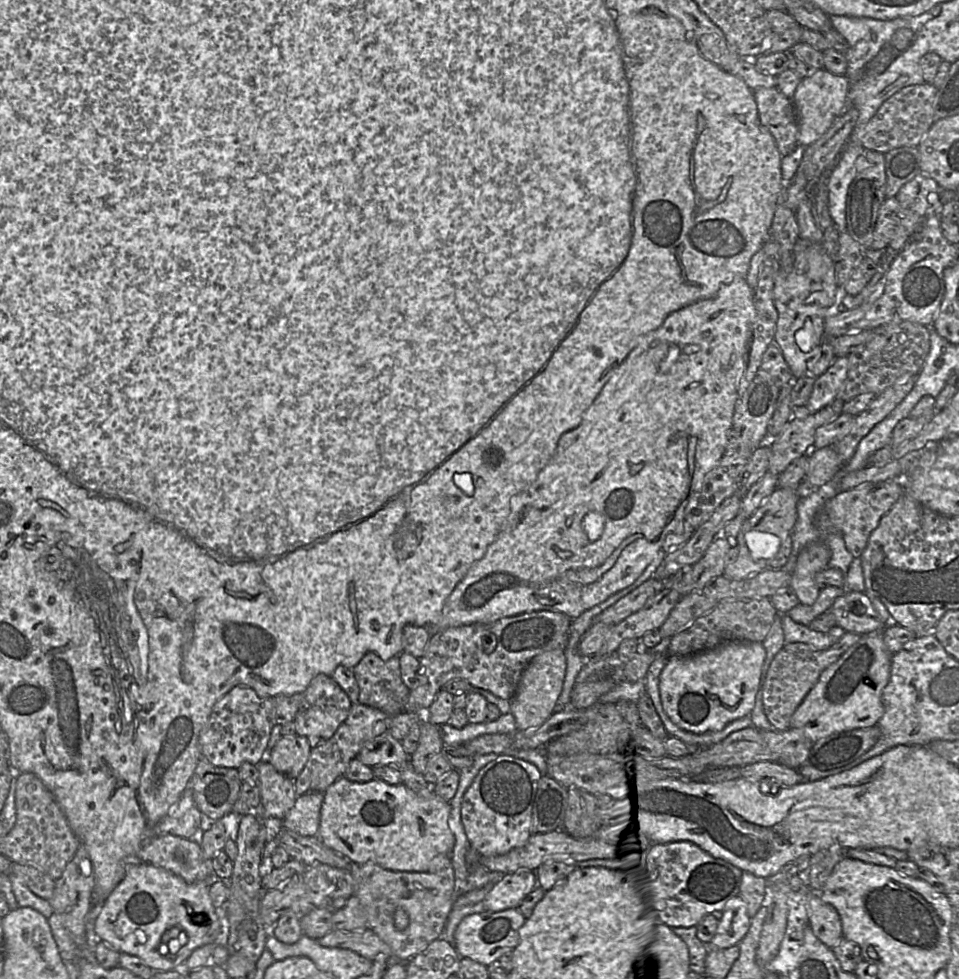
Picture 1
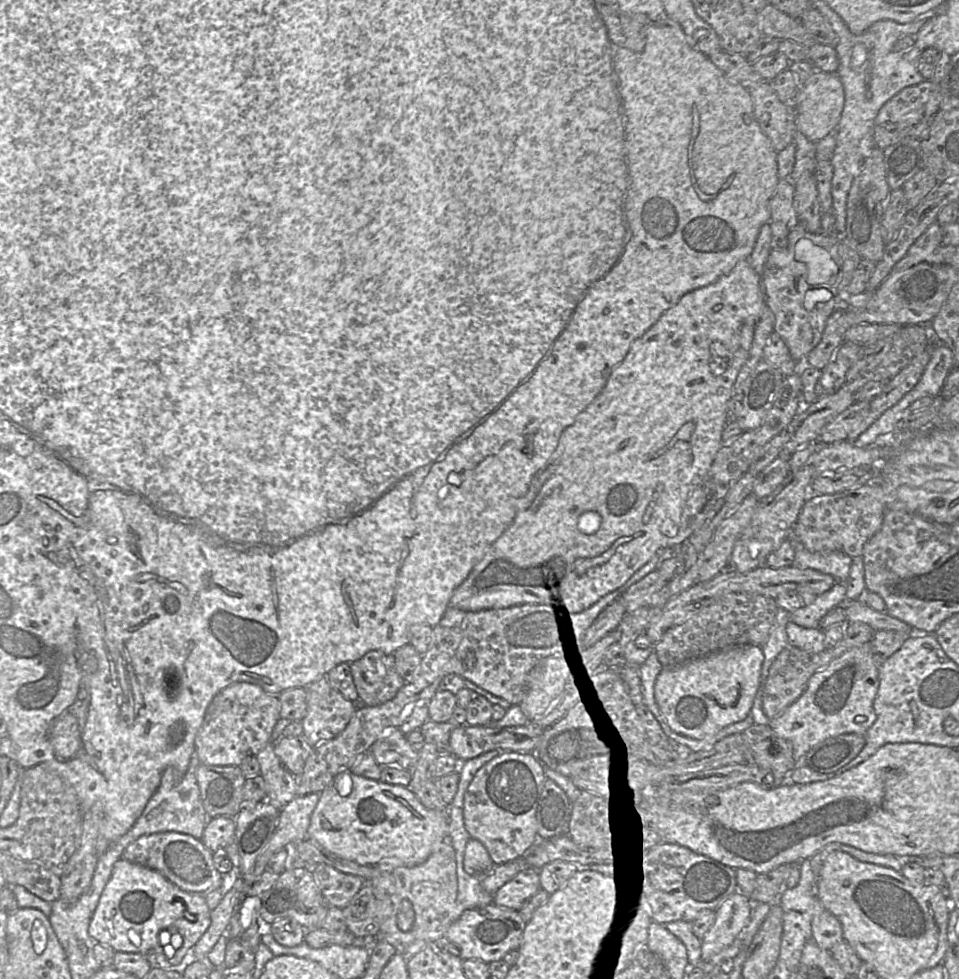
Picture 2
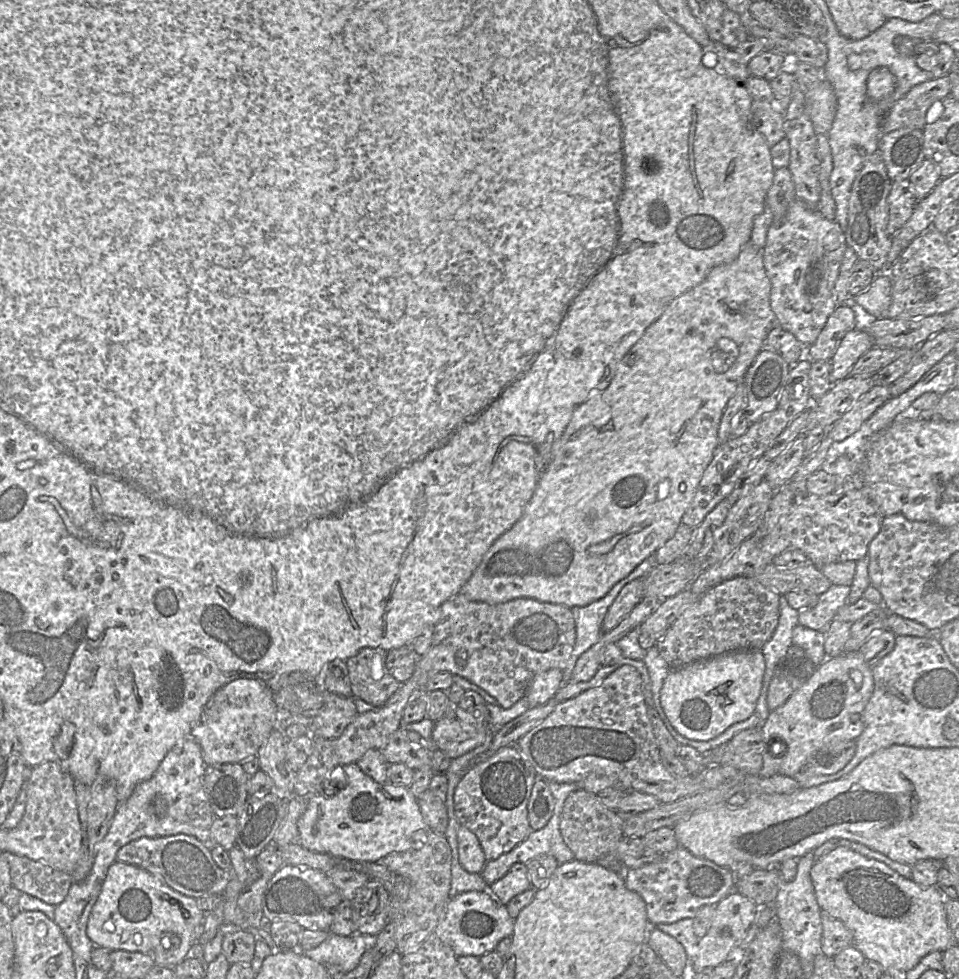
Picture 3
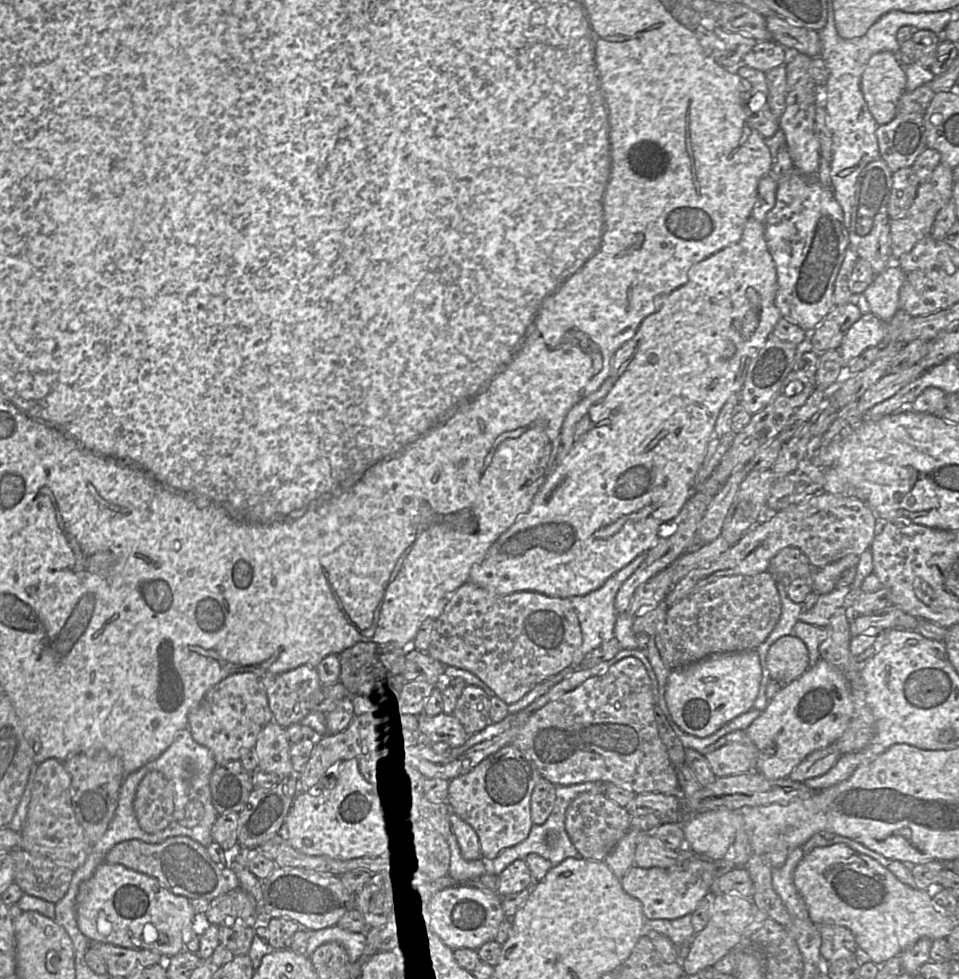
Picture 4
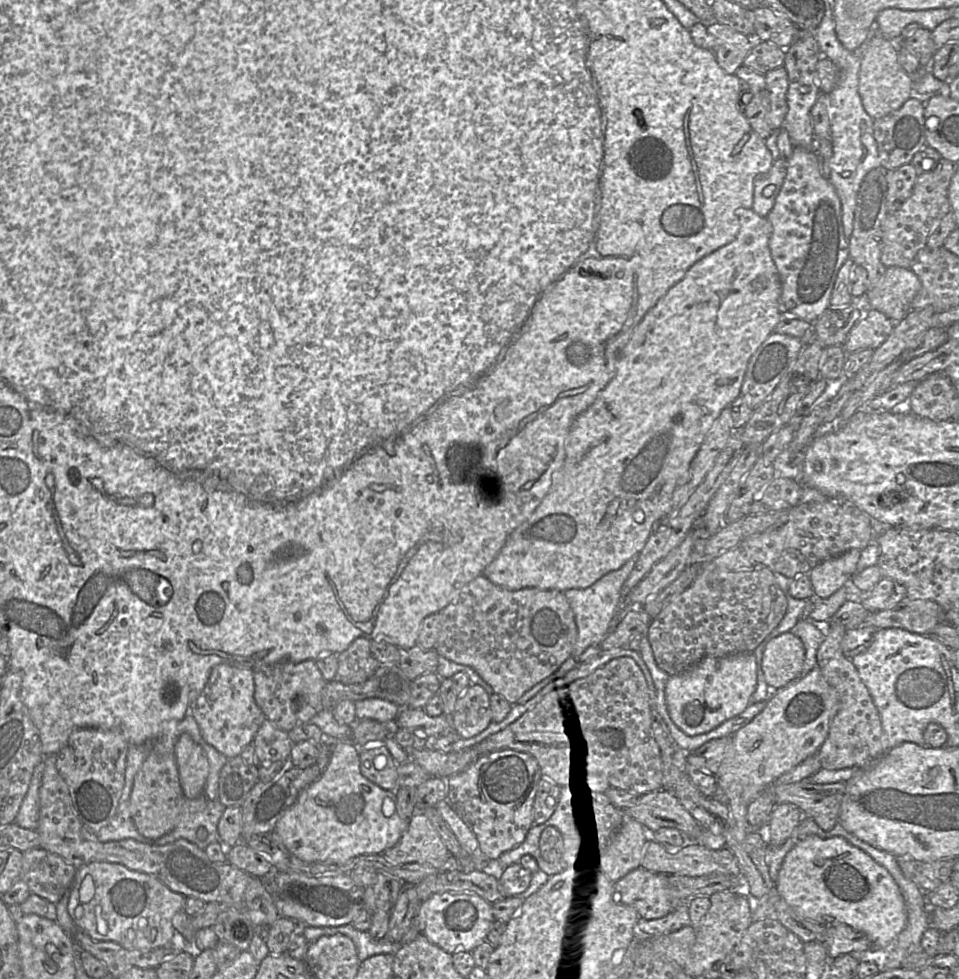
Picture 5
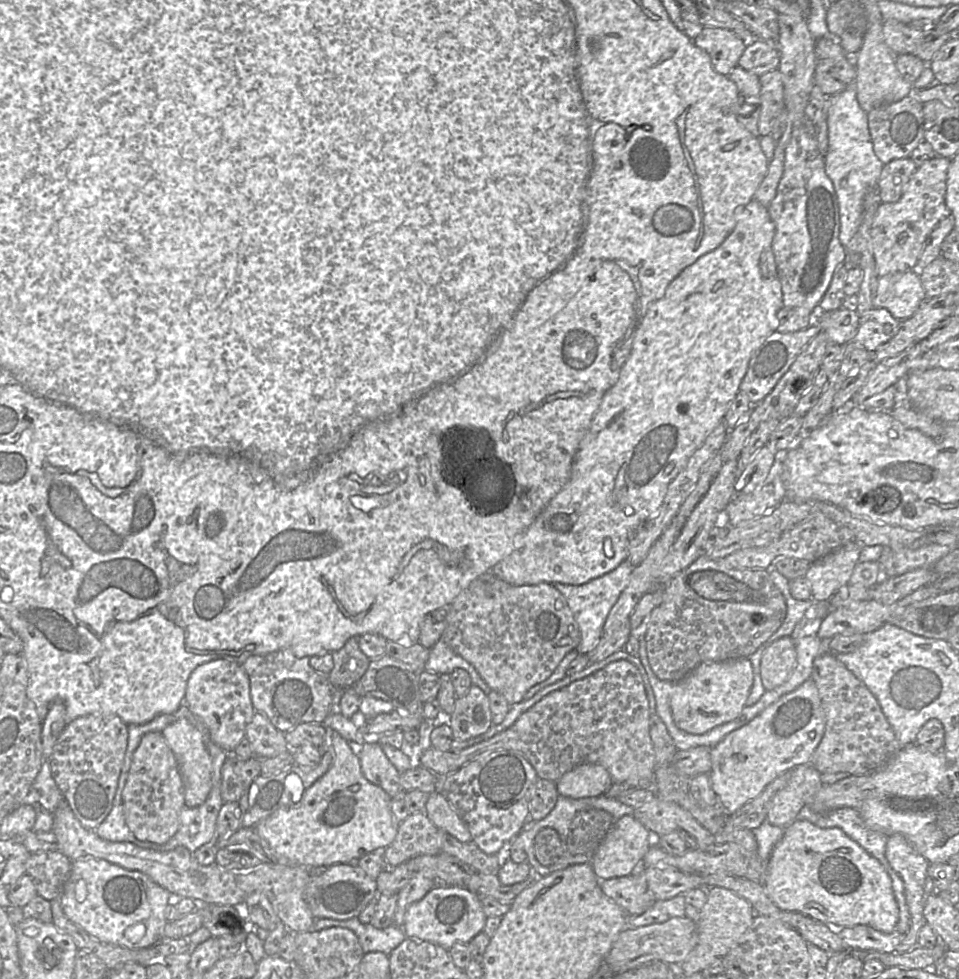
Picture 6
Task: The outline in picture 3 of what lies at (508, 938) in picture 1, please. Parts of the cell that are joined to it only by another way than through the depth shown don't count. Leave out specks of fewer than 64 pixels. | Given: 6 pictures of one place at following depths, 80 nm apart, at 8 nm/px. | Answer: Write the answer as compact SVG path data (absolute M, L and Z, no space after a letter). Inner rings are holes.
M468 891L450 898L434 934L451 947L457 956L472 955L479 958L495 951L502 939L512 936L514 920L506 906L495 899L490 891Z

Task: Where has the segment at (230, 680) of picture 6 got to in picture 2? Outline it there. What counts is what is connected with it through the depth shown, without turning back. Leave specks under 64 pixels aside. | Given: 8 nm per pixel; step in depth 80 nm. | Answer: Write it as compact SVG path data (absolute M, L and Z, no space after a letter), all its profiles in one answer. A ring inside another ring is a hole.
M252 682L232 683L213 699L206 712L204 721L195 737L195 758L205 765L240 766L247 757L257 757L257 754L271 741L274 726L280 718L278 695L270 694Z

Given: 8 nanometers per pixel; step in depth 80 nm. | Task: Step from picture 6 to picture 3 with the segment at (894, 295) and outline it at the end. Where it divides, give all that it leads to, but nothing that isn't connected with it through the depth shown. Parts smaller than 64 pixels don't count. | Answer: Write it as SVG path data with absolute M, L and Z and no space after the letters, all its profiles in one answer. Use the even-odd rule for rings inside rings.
M876 271L870 286L854 297L855 302L877 319L882 318L892 302L892 285L887 272Z

